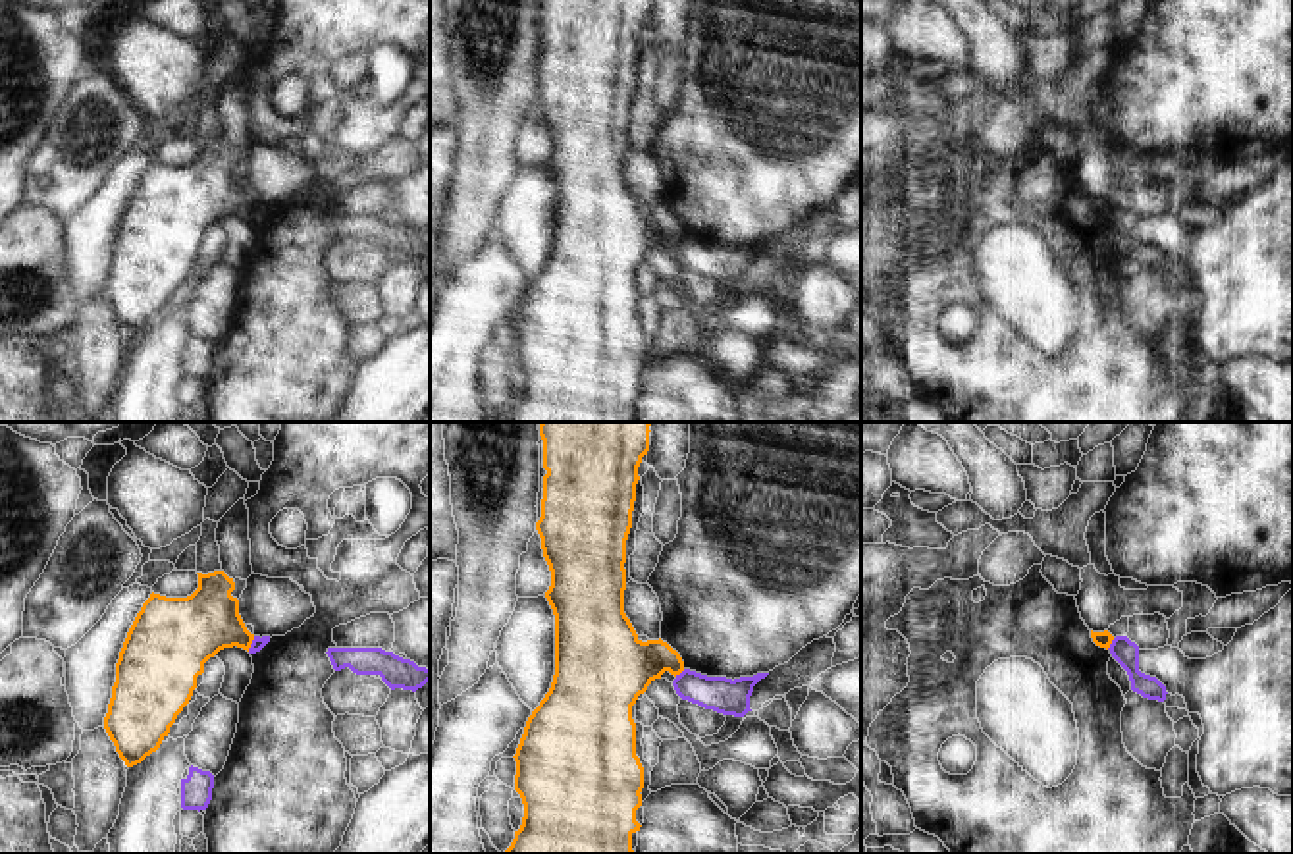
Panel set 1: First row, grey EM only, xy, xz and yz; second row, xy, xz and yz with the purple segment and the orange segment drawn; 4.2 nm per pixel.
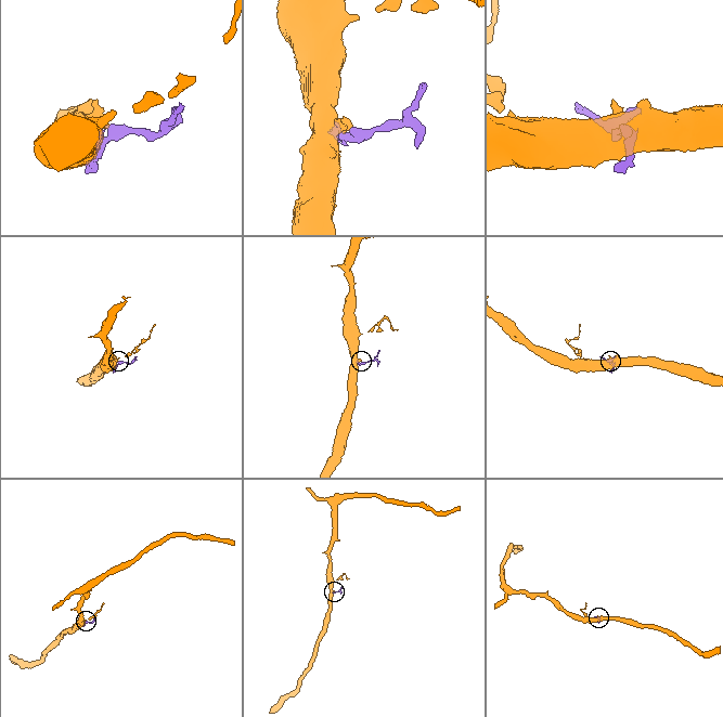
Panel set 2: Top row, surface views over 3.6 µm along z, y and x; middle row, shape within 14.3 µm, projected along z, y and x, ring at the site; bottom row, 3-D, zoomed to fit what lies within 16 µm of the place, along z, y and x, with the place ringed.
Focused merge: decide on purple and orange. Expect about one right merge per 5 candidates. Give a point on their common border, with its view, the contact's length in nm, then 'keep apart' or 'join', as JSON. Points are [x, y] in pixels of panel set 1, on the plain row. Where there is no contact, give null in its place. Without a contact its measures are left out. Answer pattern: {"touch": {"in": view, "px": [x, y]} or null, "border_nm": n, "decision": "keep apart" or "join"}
{"touch": {"in": "xy", "px": [251, 213]}, "border_nm": 70, "decision": "keep apart"}

